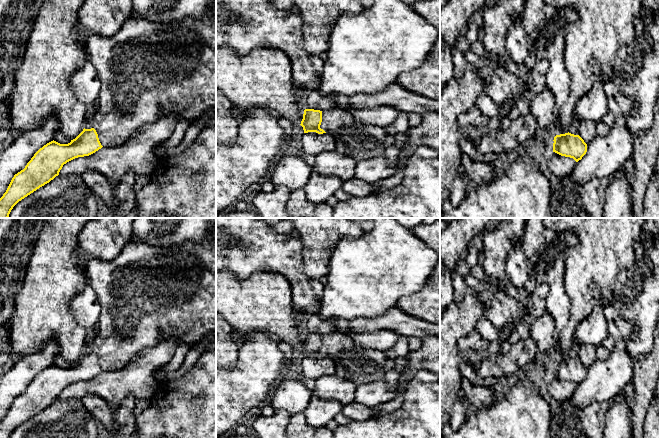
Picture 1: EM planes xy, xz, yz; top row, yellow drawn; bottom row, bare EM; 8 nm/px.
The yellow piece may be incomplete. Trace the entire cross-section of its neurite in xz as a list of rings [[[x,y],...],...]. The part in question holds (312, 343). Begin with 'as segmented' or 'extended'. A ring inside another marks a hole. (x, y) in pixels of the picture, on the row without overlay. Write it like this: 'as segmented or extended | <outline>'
extended | [[[339,330],[323,336],[305,333],[300,349],[303,351],[304,357],[330,357],[335,364],[335,374],[345,380],[349,380],[356,386],[385,379],[386,371],[384,370],[384,364],[387,359],[385,353],[373,348],[360,347],[345,331]]]

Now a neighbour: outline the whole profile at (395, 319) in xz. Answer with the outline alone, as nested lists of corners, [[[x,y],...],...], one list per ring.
[[[397,306],[376,318],[358,317],[350,321],[347,333],[390,330],[405,337],[440,337],[440,323],[430,323],[404,313]]]

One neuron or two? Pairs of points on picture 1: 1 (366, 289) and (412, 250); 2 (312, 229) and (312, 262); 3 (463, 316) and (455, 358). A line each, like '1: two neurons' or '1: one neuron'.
1: one neuron
2: one neuron
3: one neuron

